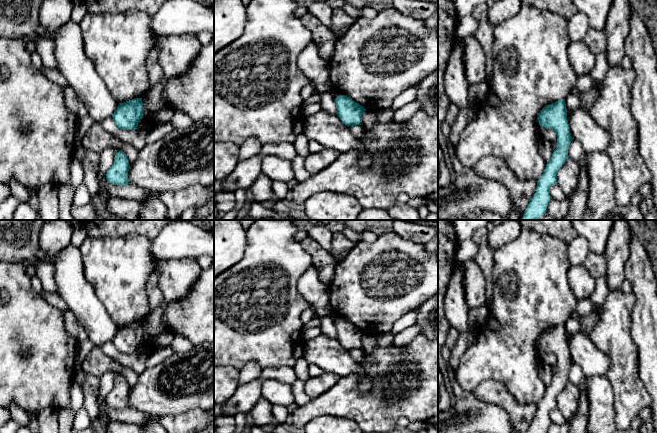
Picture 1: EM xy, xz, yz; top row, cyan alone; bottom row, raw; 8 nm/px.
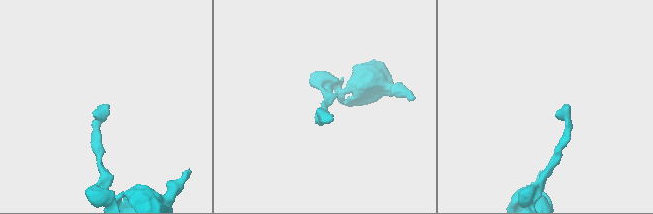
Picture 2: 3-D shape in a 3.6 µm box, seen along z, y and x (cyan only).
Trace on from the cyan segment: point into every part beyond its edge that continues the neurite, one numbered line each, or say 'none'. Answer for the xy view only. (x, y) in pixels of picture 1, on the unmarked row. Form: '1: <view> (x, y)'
none

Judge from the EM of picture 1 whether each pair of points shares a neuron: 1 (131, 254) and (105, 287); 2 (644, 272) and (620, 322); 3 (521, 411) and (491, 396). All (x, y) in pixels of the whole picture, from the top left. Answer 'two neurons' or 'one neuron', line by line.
1: one neuron
2: two neurons
3: one neuron

